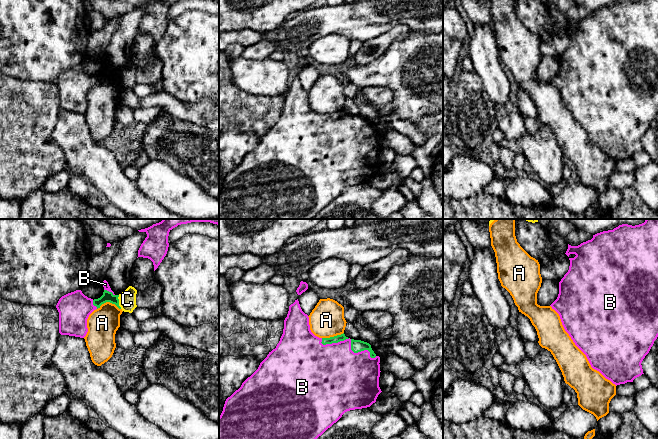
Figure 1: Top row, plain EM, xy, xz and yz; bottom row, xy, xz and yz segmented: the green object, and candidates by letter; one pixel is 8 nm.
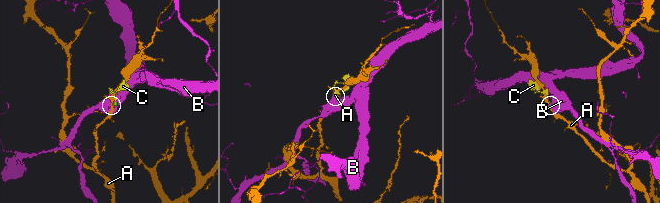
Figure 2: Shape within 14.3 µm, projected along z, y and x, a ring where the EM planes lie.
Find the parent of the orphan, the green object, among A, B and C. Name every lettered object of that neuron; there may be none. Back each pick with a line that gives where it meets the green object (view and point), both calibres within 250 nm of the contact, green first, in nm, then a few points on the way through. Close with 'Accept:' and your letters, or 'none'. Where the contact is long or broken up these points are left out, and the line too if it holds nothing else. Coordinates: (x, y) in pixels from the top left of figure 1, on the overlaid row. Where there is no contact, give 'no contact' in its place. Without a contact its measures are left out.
B: contact xz (351, 342); calibres 100 and 400 nm
Accept: B

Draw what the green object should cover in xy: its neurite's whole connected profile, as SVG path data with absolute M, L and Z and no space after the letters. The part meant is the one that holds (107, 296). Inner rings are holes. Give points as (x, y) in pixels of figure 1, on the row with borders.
M106 280L102 283L103 295L98 299L85 296L81 290L62 296L56 308L59 312L59 333L84 338L88 332L87 319L89 315L106 302L115 304L119 309L119 295L115 295Z

